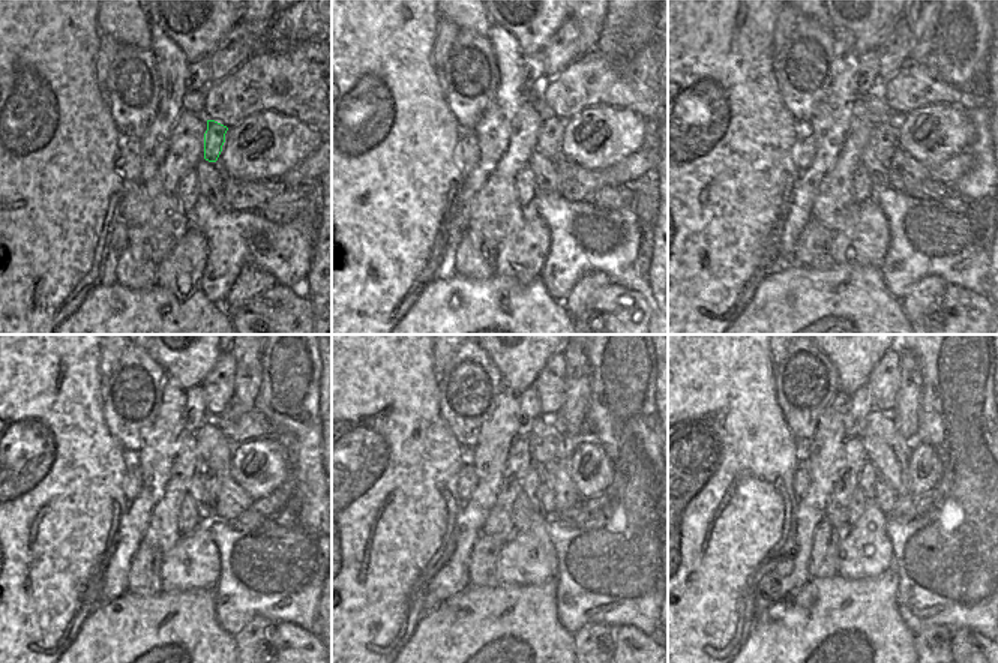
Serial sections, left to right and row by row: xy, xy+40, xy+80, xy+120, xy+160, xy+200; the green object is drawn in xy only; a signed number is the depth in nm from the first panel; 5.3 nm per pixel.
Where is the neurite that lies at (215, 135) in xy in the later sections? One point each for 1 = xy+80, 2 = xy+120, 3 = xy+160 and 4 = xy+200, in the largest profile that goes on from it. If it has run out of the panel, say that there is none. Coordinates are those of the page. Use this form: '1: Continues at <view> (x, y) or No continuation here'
1: Continues at xy+80 (884, 138)
2: Continues at xy+120 (209, 477)
3: Continues at xy+160 (545, 497)
4: Continues at xy+200 (884, 497).

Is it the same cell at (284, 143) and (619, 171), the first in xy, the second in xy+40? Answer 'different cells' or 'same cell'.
different cells

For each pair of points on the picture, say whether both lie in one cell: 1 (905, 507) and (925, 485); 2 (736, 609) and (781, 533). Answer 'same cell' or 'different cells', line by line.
1: different cells
2: same cell

